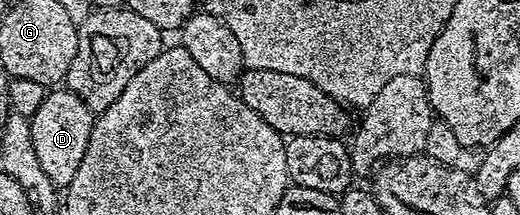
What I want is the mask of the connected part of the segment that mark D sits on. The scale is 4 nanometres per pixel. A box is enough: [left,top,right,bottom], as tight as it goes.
[30,89,94,189]

